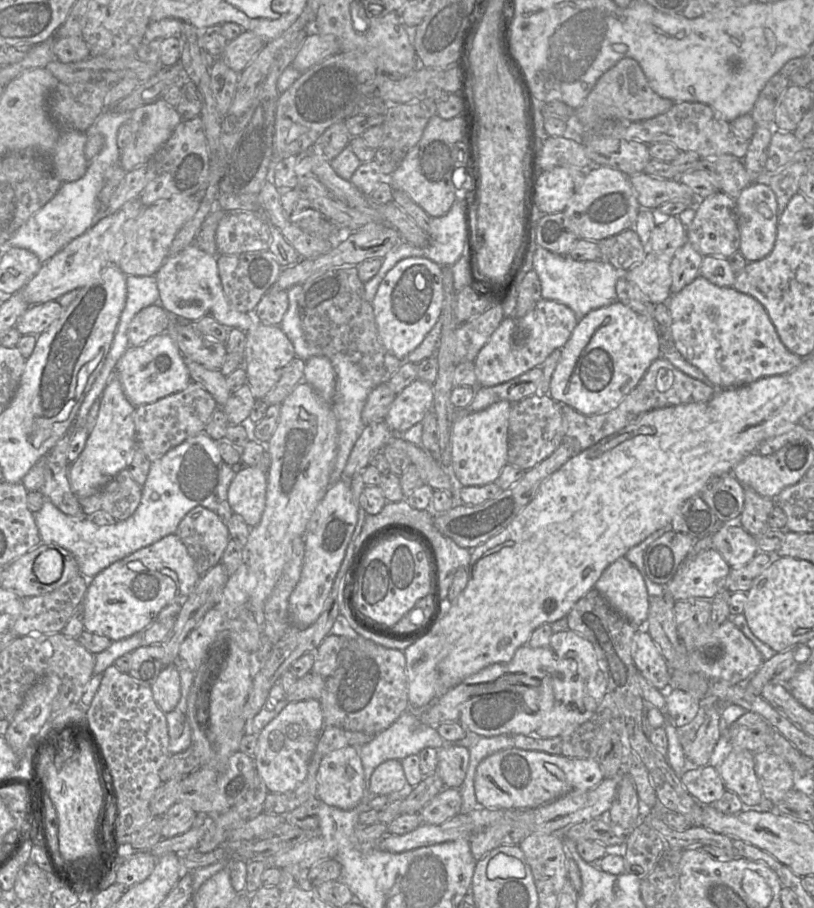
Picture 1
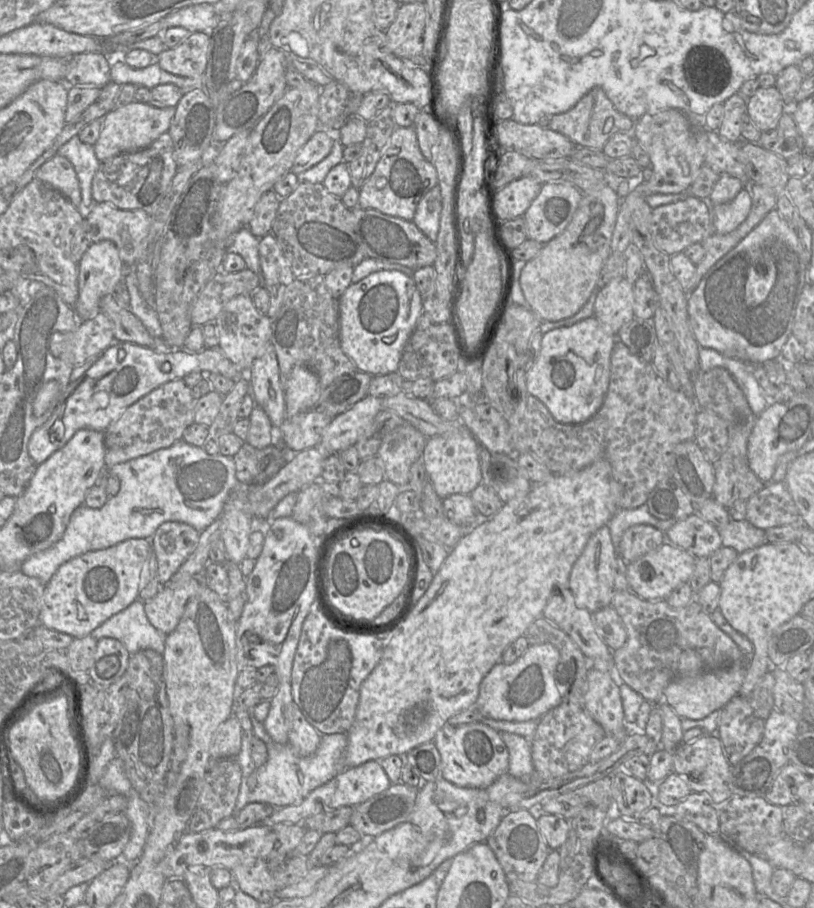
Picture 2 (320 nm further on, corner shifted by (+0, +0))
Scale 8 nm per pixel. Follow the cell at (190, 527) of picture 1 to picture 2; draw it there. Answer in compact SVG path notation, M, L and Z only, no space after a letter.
M168 521L162 523L151 537L157 560L158 579L167 583L195 550L200 532L189 524Z

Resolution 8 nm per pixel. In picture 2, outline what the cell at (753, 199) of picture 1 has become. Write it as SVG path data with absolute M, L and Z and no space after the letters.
M746 186L732 201L713 206L713 230L718 234L732 232L747 218L751 205L749 186Z

